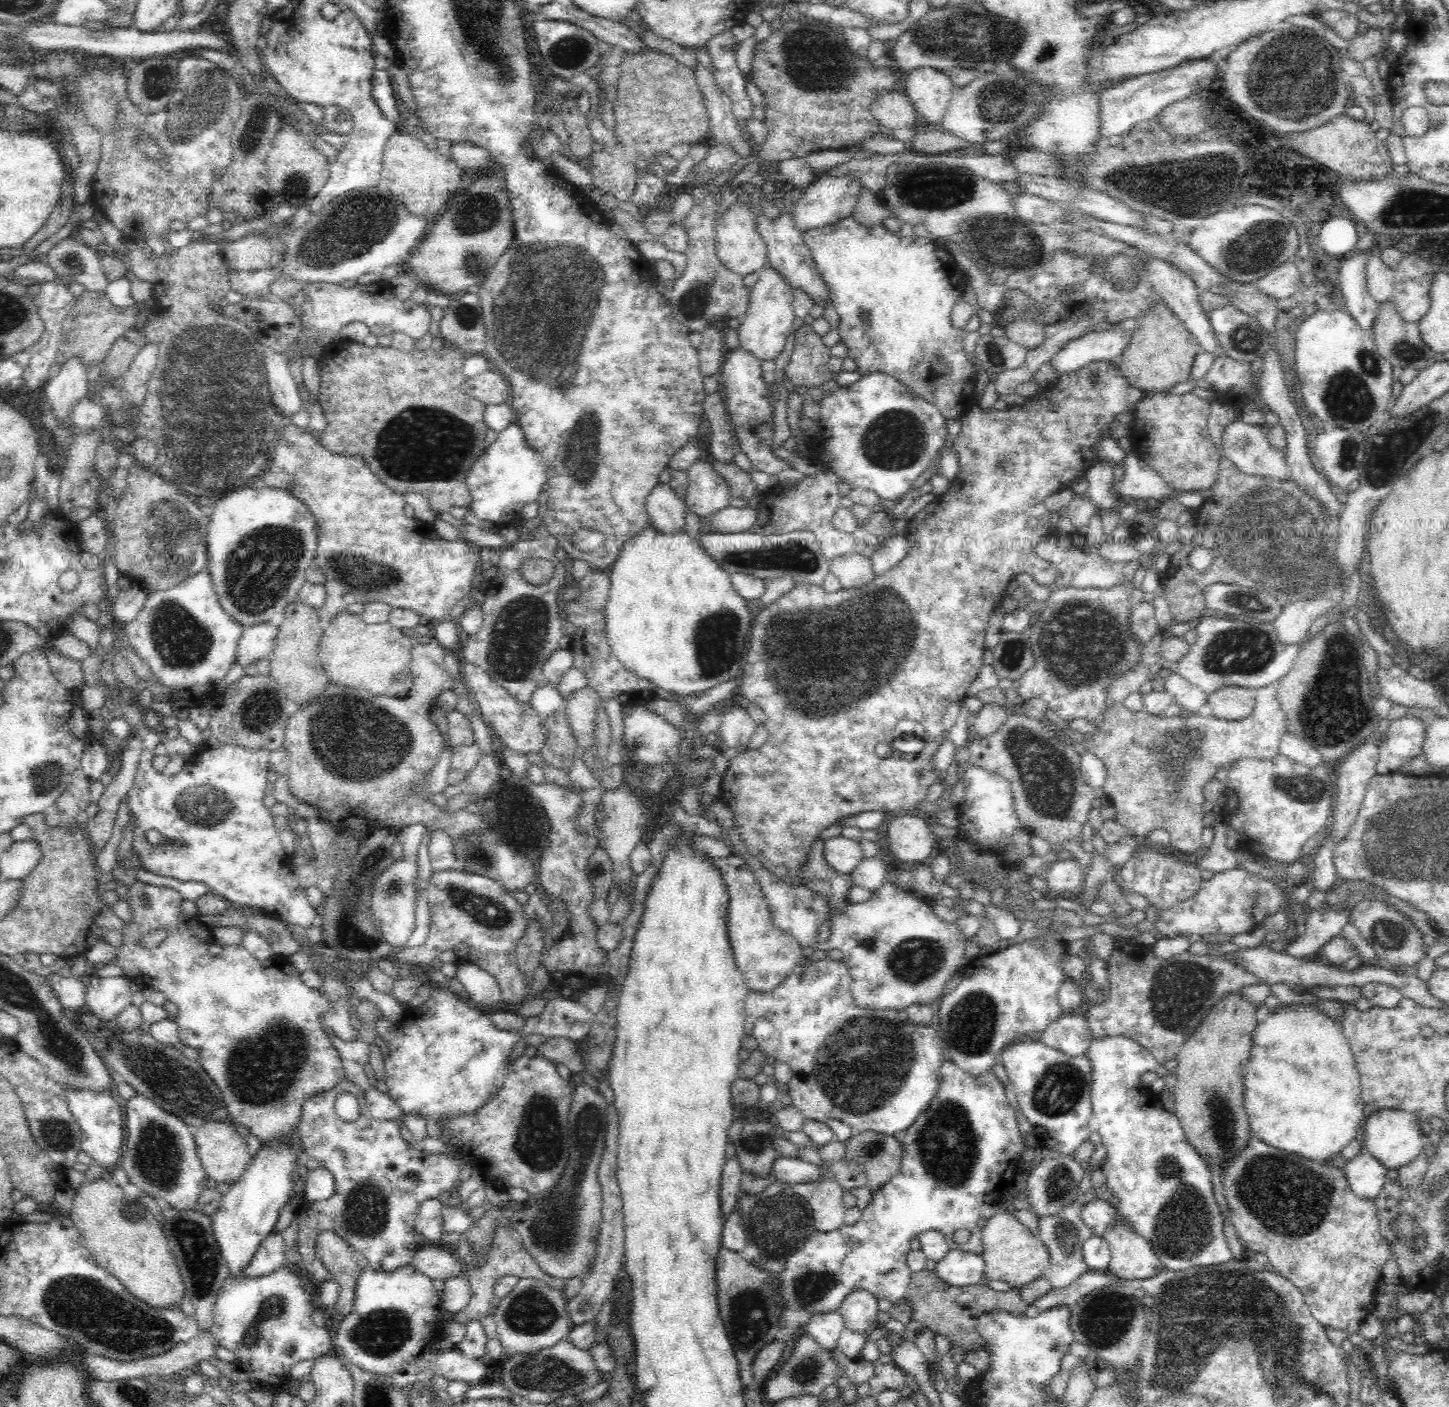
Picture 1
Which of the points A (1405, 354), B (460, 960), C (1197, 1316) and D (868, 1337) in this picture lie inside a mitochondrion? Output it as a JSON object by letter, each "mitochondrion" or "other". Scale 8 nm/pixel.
{"A":"mitochondrion","B":"other","C":"mitochondrion","D":"other"}

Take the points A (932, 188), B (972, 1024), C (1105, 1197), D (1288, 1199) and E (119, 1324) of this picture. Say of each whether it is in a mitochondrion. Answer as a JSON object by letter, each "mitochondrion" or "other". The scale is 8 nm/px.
{"A":"mitochondrion","B":"mitochondrion","C":"other","D":"mitochondrion","E":"mitochondrion"}

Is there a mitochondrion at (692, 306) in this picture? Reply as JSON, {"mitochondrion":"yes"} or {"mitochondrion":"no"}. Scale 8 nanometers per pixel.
{"mitochondrion":"yes"}

